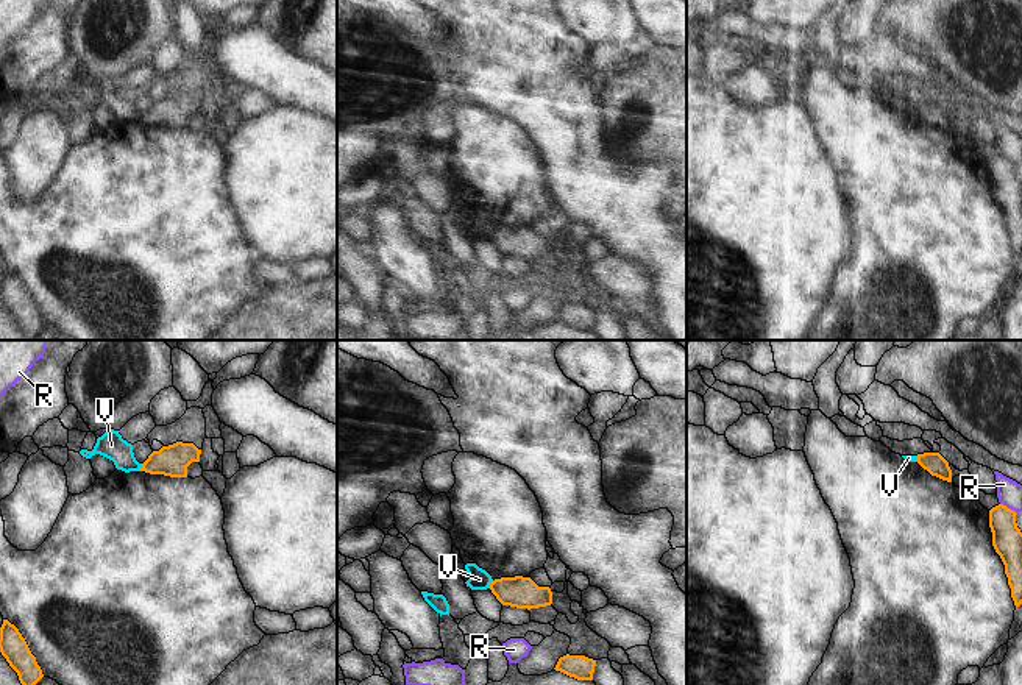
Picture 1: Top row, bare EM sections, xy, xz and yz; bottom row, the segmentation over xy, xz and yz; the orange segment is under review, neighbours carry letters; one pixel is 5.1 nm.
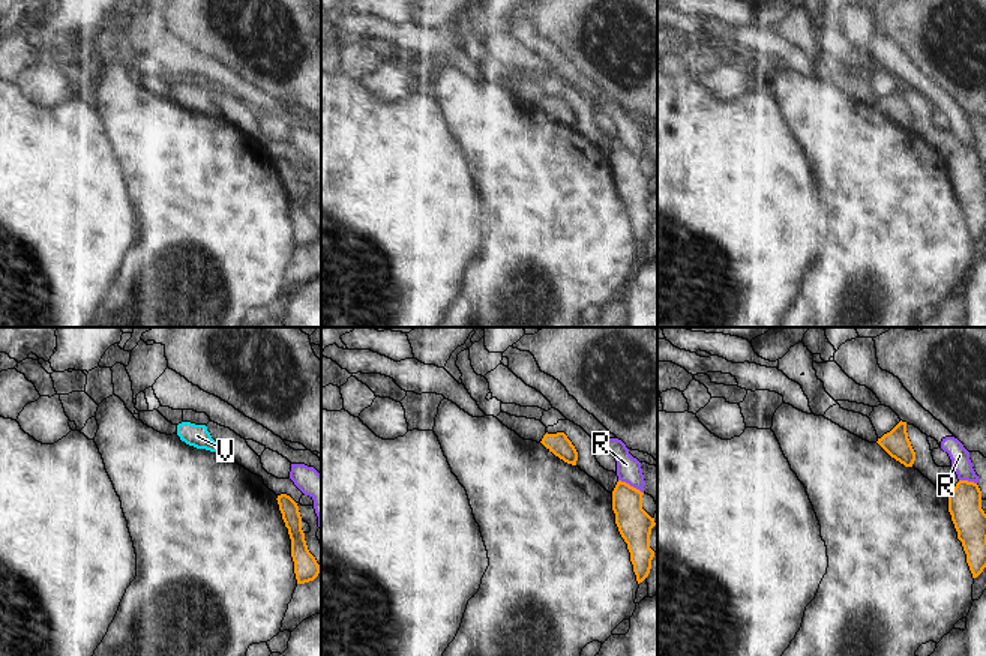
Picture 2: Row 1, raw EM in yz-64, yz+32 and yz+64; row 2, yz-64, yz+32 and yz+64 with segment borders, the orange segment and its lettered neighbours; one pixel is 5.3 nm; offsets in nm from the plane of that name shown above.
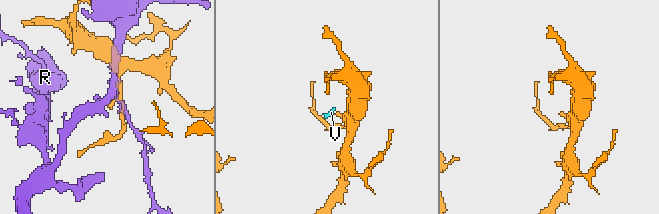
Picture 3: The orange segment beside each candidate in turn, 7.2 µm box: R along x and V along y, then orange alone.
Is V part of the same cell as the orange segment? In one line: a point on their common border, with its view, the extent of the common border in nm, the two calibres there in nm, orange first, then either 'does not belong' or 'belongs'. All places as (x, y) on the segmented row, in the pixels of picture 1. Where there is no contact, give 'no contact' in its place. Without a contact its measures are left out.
xy (142, 467) | 40 nm | 160/140 nm | does not belong

